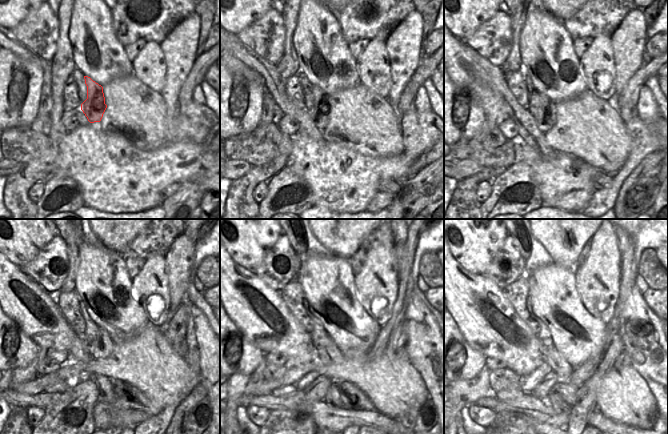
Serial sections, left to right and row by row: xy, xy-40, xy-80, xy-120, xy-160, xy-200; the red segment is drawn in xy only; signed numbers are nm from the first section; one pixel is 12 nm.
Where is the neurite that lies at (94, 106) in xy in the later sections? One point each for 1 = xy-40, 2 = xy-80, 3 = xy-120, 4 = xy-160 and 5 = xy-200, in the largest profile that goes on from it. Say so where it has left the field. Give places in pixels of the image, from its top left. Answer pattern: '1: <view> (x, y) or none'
1: xy-40 (319, 114)
2: xy-80 (545, 113)
3: xy-120 (102, 346)
4: xy-160 (329, 354)
5: xy-200 (552, 357)

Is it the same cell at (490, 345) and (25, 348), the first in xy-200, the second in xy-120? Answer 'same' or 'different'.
different

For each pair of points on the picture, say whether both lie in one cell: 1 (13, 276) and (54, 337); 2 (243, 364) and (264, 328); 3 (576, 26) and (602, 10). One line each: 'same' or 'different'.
1: same
2: different
3: same

